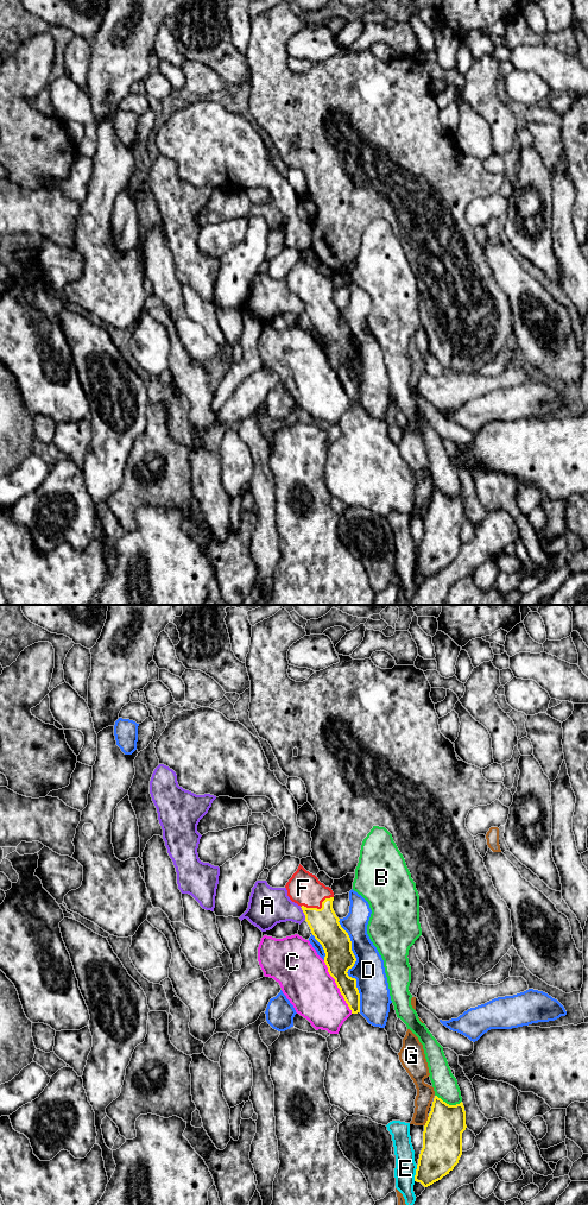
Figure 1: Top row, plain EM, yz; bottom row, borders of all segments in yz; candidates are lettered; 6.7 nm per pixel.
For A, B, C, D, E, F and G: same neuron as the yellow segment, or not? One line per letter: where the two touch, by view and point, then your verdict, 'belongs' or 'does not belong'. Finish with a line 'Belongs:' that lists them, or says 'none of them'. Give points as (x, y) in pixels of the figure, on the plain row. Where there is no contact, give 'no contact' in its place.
A: yz (303, 303) | does not belong
B: yz (448, 496) | does not belong
C: yz (337, 378) | does not belong
D: yz (352, 358) | does not belong
E: yz (416, 565) | does not belong
F: yz (318, 301) | belongs
G: yz (427, 512) | does not belong
Belongs: F

